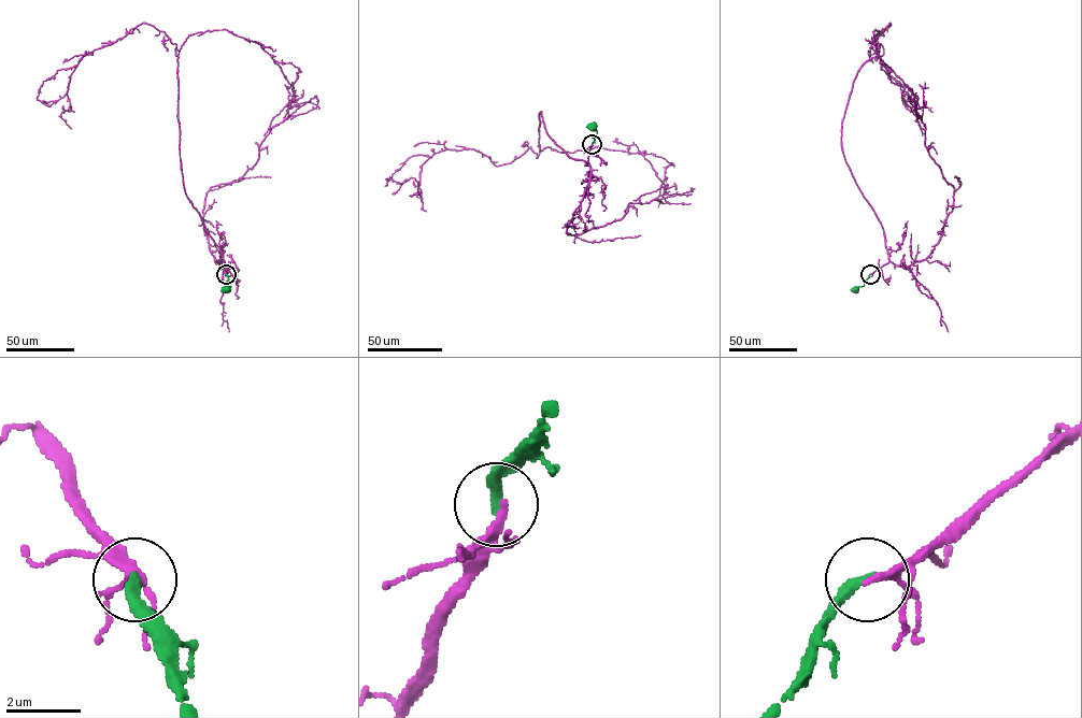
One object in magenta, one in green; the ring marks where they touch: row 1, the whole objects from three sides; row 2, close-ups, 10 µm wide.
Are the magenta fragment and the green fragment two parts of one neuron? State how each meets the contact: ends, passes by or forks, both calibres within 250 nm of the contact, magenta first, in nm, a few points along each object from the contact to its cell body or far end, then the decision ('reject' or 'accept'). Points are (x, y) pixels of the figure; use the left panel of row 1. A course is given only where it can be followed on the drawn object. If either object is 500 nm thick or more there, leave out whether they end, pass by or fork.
magenta passes by; green ends there; 170 nm thick on the magenta side, 300 nm on the other; magenta runs (226, 273), (221, 248), (186, 194), (179, 58), (162, 31), (141, 23), (84, 55), (60, 114), (71, 128); green runs (226, 273), (226, 283), (230, 286), (226, 289); accept

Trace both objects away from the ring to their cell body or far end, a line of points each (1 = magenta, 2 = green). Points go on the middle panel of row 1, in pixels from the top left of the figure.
1: (593, 144), (588, 164), (569, 157), (541, 112), (537, 158), (442, 149), (423, 198)
2: (592, 144), (596, 131), (592, 126)

